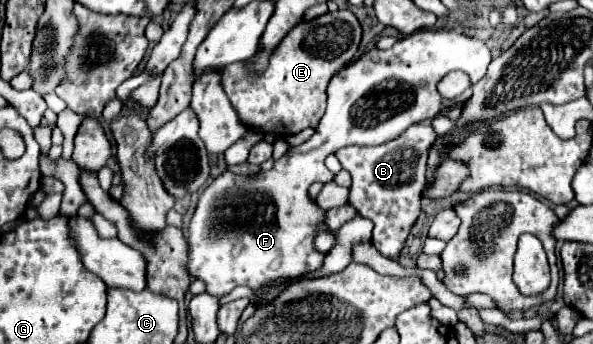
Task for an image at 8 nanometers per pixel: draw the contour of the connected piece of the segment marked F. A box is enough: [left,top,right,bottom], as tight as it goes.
[186,29,492,297]

